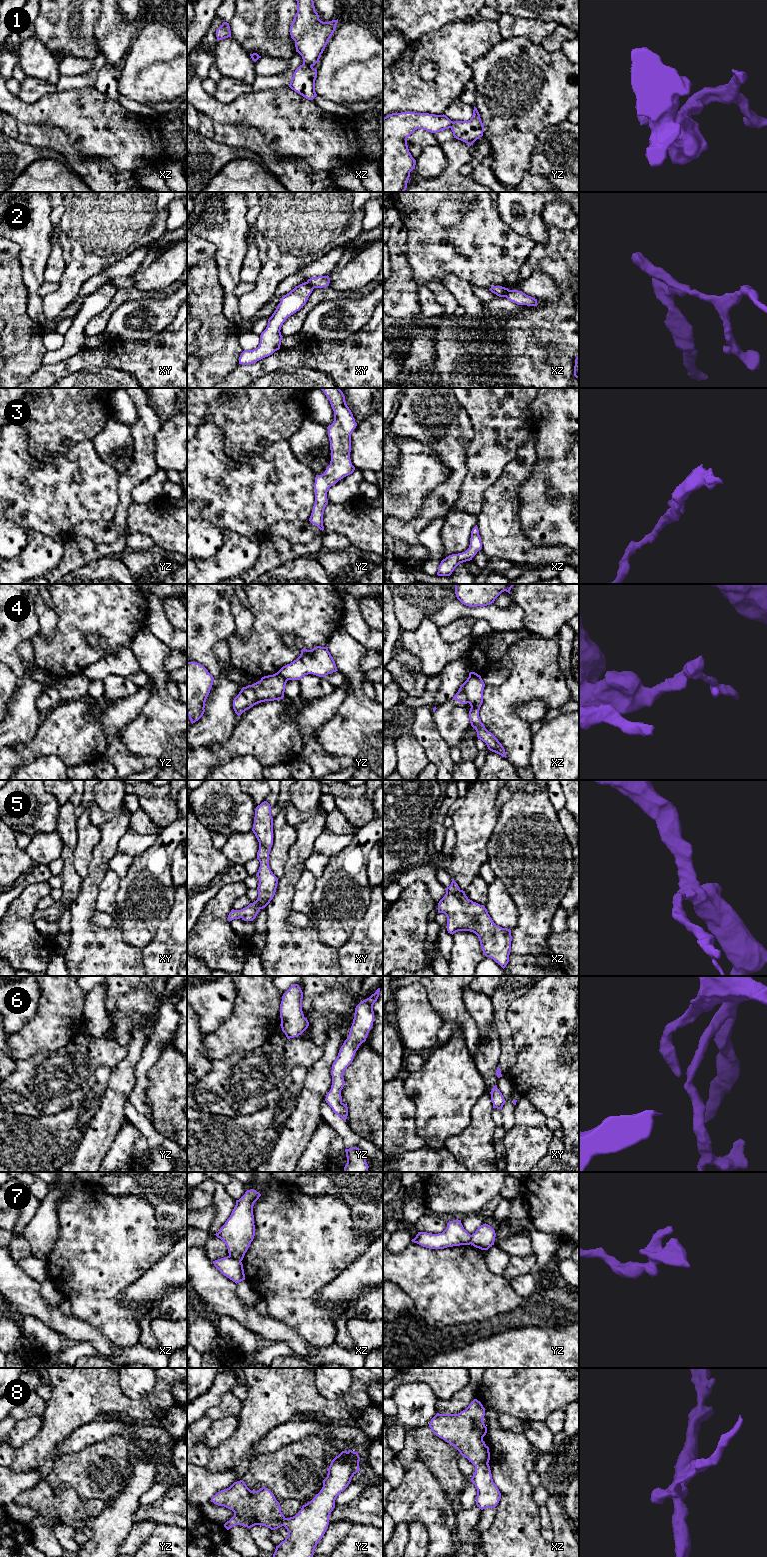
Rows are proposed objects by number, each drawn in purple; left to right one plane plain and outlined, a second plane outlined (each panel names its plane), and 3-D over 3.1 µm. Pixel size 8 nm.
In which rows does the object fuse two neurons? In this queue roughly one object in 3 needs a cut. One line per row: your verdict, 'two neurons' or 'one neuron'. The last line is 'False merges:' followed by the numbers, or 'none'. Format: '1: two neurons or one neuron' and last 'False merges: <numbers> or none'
1: two neurons
2: one neuron
3: one neuron
4: two neurons
5: one neuron
6: one neuron
7: two neurons
8: one neuron
False merges: 1, 4, 7

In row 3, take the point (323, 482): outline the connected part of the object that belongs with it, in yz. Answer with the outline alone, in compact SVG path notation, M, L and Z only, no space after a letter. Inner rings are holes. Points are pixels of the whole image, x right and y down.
M339 388L320 389L325 393L334 411L334 421L327 427L331 461L325 472L315 477L315 504L309 521L323 531L323 514L328 504L327 492L329 488L355 470L351 463L350 452L351 434L357 423Z

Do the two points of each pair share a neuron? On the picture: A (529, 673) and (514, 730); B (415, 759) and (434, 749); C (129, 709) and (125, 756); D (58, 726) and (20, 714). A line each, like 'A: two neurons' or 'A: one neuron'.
A: one neuron
B: two neurons
C: one neuron
D: two neurons

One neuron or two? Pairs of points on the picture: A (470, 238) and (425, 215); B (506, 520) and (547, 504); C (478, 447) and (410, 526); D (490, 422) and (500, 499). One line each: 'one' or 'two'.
A: one
B: two
C: two
D: two

